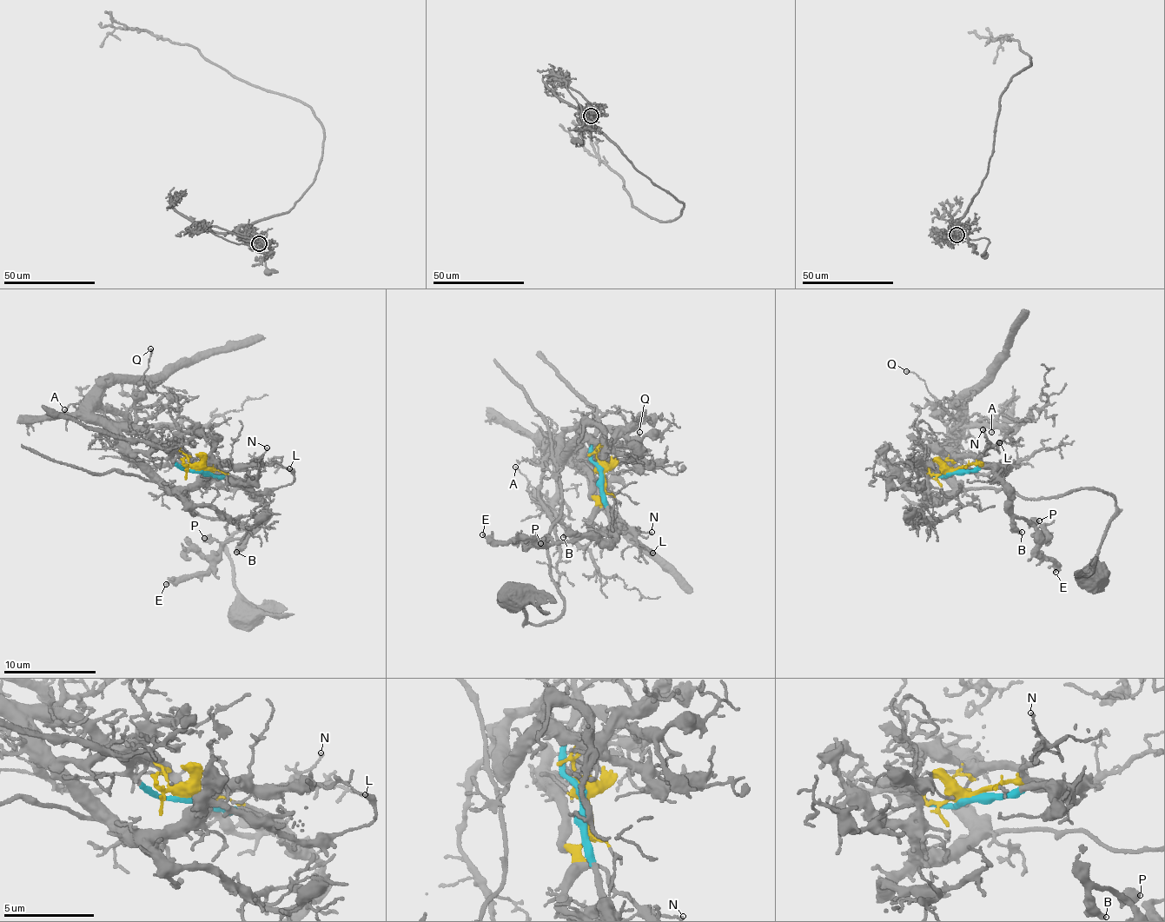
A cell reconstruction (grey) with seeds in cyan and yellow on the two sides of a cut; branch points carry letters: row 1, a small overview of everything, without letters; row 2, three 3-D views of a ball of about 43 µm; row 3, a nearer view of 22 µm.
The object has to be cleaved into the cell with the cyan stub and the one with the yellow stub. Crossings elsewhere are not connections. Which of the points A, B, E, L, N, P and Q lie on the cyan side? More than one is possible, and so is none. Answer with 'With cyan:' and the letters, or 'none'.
With cyan: B, E, P

